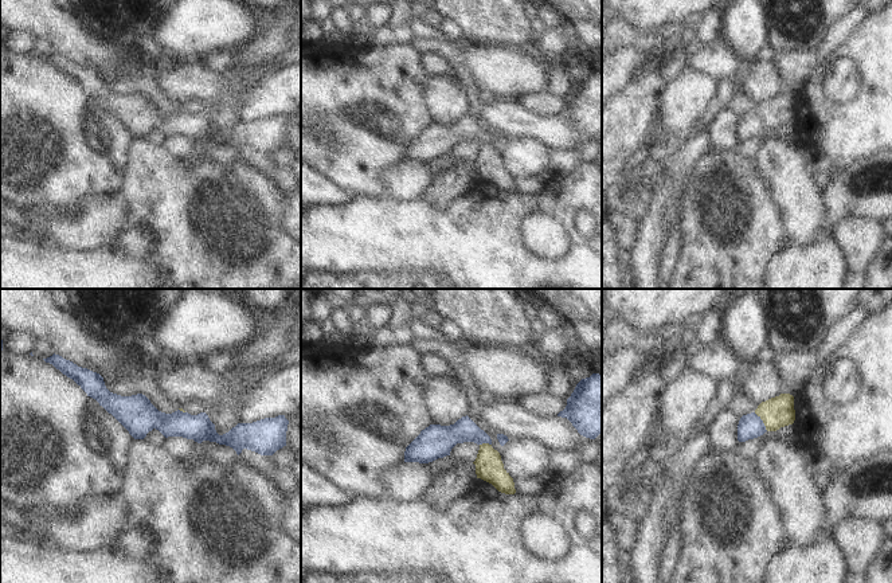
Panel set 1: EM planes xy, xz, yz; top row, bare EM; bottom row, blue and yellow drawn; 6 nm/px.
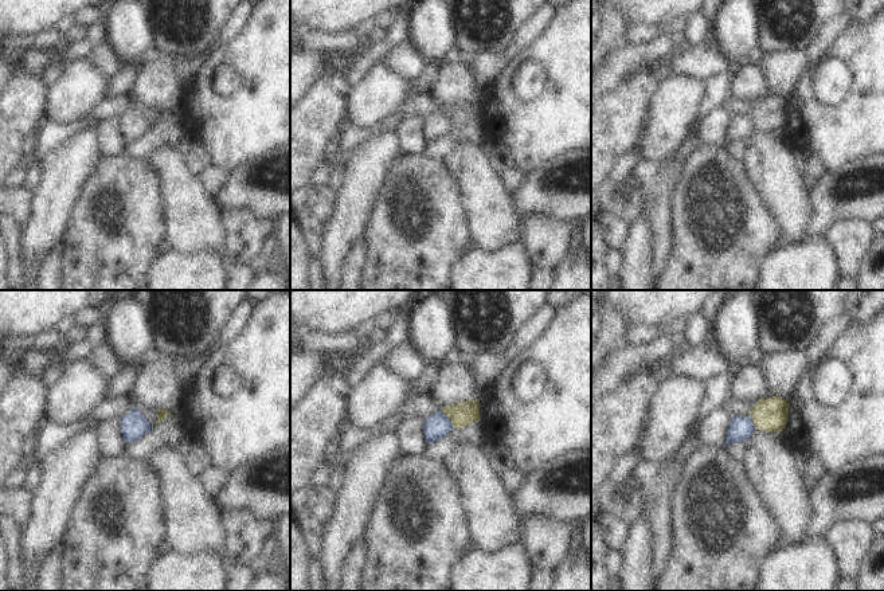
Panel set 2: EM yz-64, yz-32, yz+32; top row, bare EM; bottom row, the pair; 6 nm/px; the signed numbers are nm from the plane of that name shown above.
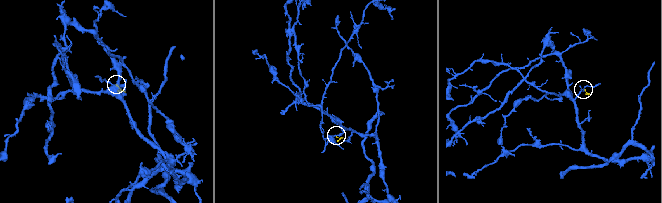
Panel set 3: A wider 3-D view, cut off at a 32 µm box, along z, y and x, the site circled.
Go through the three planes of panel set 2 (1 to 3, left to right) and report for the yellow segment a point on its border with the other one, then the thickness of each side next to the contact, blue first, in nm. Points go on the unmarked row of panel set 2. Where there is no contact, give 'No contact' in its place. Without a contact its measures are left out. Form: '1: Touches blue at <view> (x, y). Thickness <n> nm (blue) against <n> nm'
1: No contact
2: Touches blue at yz-32 (449, 118). Thickness 150 nm (blue) against 140 nm
3: Touches blue at yz+32 (753, 121). Thickness 140 nm (blue) against 200 nm.

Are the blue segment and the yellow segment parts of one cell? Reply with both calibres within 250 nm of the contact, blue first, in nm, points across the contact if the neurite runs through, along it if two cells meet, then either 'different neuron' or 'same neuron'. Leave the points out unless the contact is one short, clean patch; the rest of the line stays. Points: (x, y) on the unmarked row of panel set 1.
150 nm thick on the blue side, 190 nm on the other; border along yz (754, 112), (767, 129); different neuron

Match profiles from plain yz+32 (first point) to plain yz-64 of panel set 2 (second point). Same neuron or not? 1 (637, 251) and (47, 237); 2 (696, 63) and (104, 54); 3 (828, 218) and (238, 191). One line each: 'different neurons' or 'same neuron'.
1: same neuron
2: same neuron
3: same neuron

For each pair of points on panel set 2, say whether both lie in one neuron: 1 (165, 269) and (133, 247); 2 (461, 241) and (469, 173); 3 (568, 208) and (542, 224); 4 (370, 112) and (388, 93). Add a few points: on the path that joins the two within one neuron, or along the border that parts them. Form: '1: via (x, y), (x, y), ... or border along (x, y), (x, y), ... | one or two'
1: border along (161, 253), (152, 263), (148, 276) | two
2: border along (454, 180), (468, 216), (472, 241) | two
3: border along (524, 222), (532, 215), (551, 215), (575, 224) | two
4: via (374, 108), (384, 97) | one

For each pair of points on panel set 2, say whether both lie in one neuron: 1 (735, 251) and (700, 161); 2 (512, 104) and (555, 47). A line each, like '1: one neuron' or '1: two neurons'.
1: one neuron
2: one neuron

